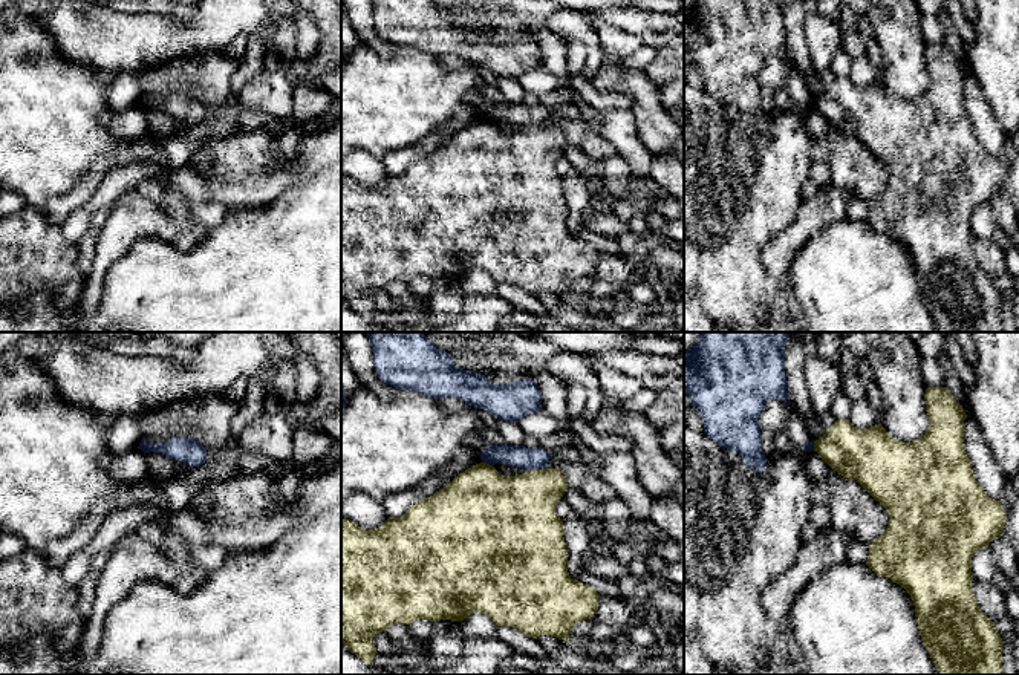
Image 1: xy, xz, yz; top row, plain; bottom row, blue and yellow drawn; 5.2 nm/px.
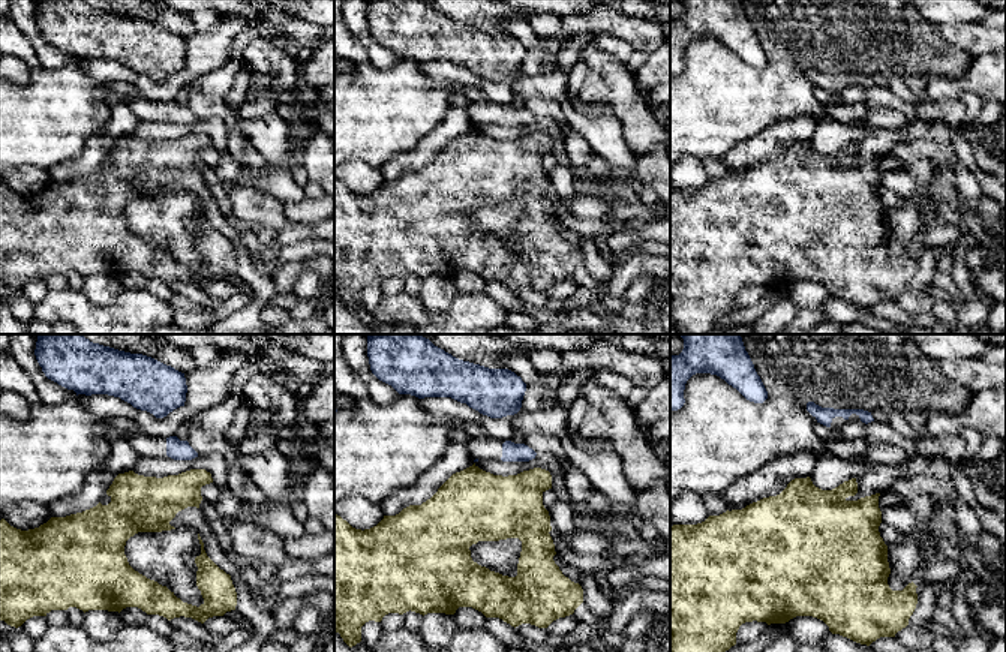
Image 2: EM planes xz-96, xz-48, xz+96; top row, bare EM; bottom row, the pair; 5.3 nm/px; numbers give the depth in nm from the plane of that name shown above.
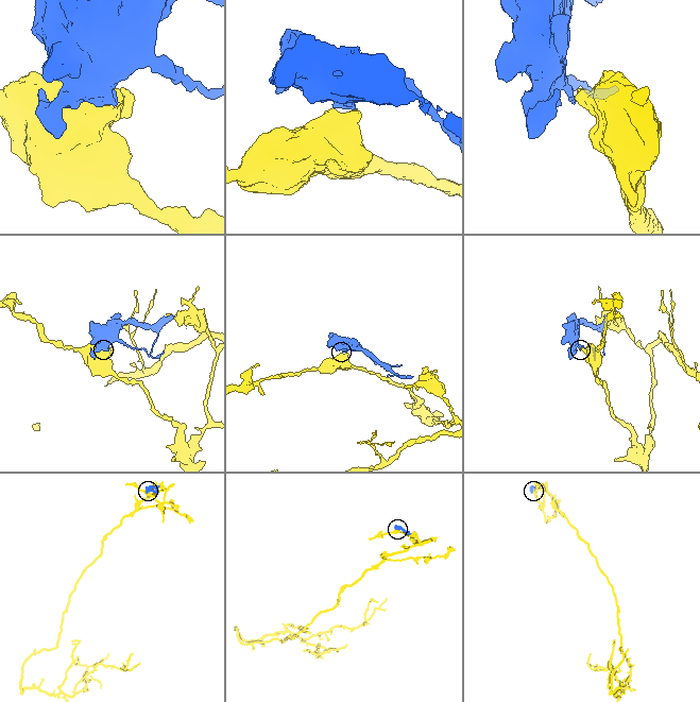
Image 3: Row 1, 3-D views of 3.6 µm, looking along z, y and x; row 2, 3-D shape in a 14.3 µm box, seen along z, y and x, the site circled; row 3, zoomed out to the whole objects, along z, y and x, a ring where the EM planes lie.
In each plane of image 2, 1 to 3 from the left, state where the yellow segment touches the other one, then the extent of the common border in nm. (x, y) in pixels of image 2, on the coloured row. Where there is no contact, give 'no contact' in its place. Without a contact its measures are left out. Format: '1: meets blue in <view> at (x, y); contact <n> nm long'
1: no contact
2: no contact
3: no contact

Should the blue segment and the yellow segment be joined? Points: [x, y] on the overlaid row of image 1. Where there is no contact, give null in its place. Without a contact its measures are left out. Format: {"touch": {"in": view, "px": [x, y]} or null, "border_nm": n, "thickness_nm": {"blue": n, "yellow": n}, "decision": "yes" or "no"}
{"touch": {"in": "xz", "px": [488, 463]}, "border_nm": 50, "thickness_nm": {"blue": 110, "yellow": 420}, "decision": "no"}

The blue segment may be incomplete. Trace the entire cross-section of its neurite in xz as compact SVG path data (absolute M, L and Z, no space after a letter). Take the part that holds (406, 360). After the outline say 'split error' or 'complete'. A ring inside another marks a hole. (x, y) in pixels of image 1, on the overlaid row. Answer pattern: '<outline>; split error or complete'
M367 332L373 367L381 381L439 399L457 398L502 421L519 422L542 410L534 380L491 384L480 372L462 370L453 357L435 347L424 332Z; complete

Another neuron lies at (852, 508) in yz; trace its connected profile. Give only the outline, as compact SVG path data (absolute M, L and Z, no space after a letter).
M814 450L803 458L808 476L828 487L832 528L851 533L855 540L863 543L874 542L887 530L889 514L886 508L857 481L832 471Z

